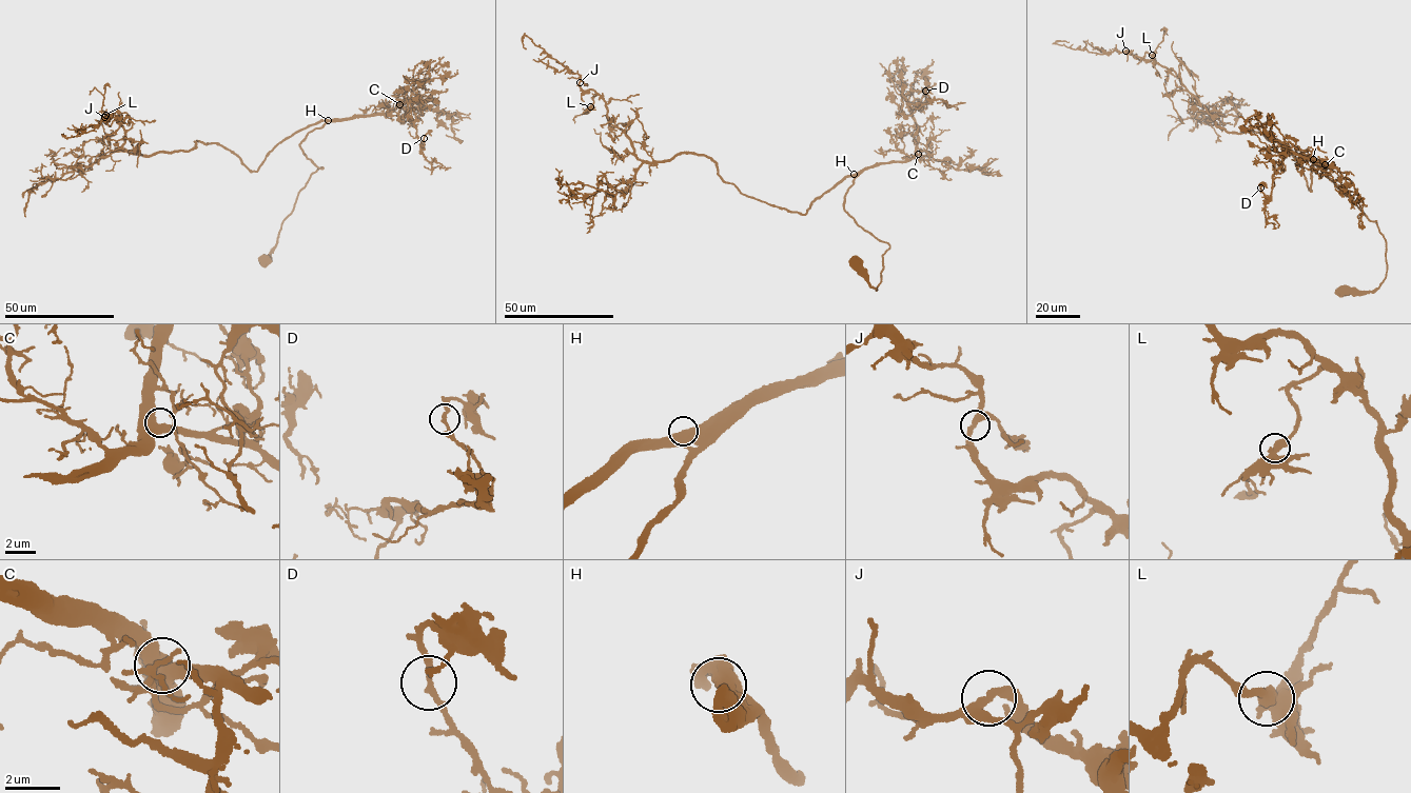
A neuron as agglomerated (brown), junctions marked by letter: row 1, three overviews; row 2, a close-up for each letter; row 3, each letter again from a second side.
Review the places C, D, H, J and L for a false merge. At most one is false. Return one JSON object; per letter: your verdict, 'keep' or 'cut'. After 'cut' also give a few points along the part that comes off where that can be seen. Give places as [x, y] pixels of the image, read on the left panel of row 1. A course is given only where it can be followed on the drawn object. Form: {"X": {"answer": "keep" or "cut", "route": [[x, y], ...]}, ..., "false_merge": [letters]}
{"C": {"answer": "keep"}, "D": {"answer": "keep"}, "H": {"answer": "keep"}, "J": {"answer": "keep"}, "L": {"answer": "keep"}, "false_merge": []}

